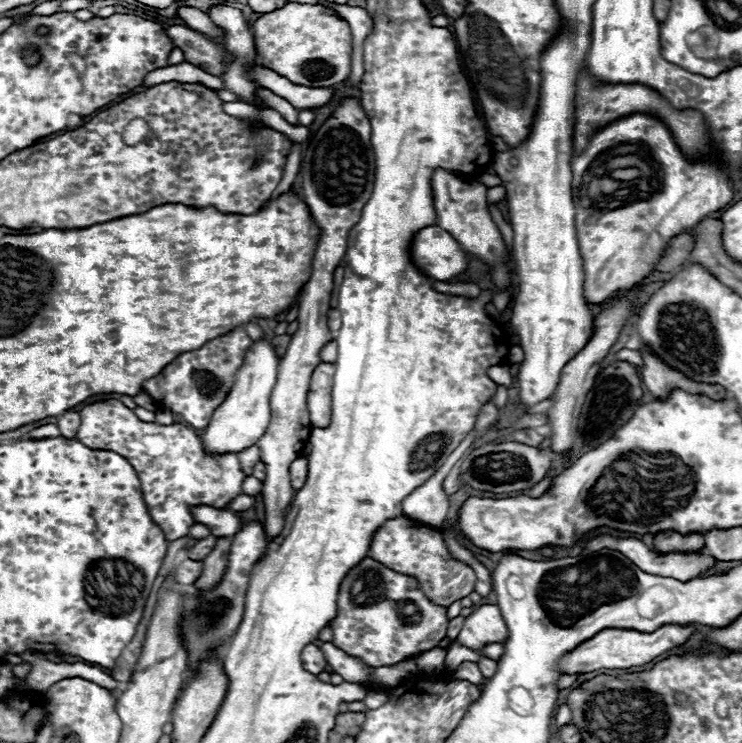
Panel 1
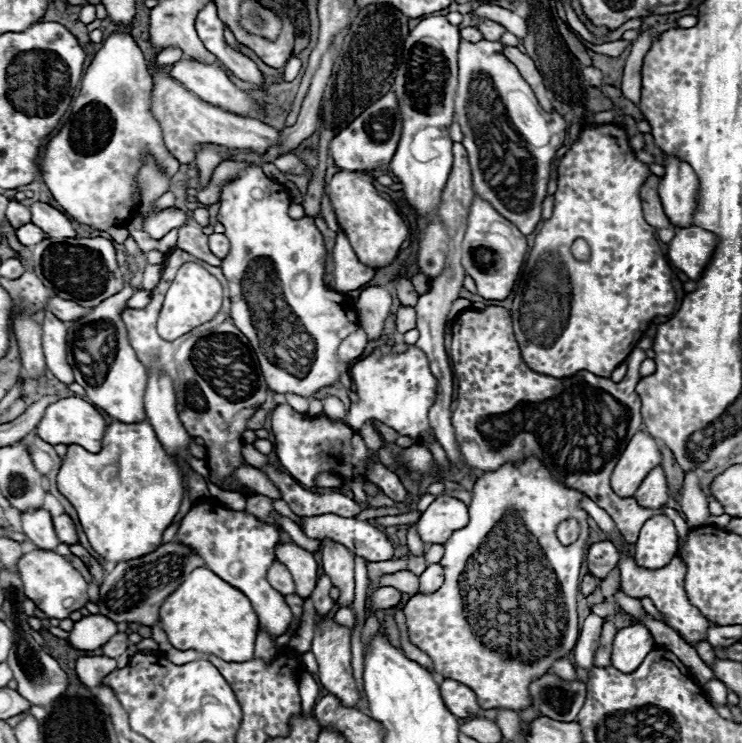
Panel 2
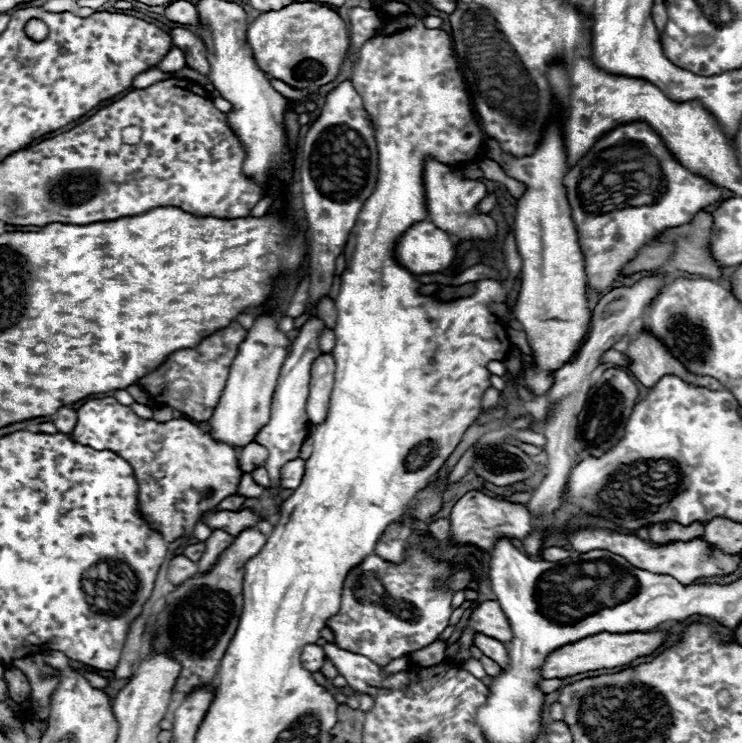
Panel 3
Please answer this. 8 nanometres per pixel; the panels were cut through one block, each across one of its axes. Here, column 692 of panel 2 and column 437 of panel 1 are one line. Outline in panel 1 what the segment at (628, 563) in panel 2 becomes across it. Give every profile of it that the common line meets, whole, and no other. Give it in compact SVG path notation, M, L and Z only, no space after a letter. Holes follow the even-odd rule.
M364 558L344 576L338 594L338 612L328 626L332 628L332 644L336 648L378 668L436 648L446 636L448 618L446 608L438 608L426 600L414 578L402 576L372 558Z

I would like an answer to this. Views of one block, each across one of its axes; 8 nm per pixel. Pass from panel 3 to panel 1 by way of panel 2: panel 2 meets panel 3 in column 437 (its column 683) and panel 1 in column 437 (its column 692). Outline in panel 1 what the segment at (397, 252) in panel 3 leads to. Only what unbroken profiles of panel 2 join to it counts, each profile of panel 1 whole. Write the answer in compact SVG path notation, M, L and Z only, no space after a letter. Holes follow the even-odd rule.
M428 226L428 228L422 228L414 242L412 242L412 258L414 258L414 264L428 276L440 280L440 282L448 282L448 280L456 280L460 274L466 272L468 268L468 260L466 260L466 254L462 252L460 244L458 242L452 242L452 236L442 230L440 226Z

